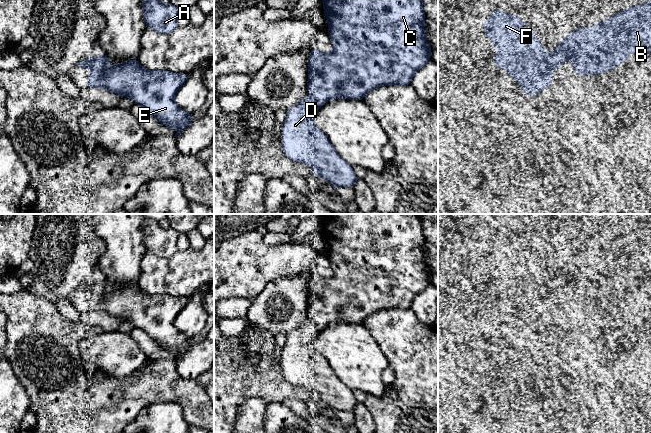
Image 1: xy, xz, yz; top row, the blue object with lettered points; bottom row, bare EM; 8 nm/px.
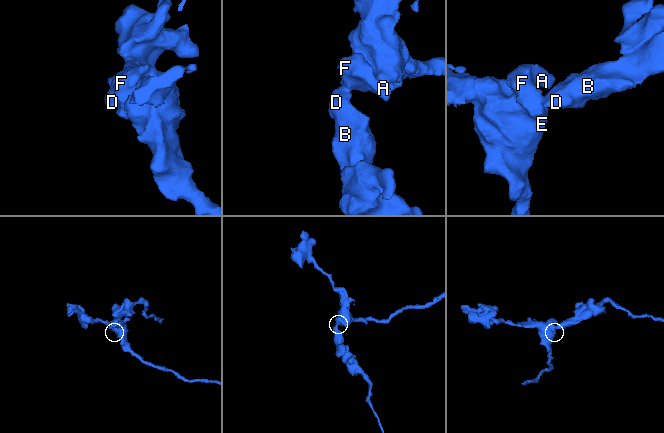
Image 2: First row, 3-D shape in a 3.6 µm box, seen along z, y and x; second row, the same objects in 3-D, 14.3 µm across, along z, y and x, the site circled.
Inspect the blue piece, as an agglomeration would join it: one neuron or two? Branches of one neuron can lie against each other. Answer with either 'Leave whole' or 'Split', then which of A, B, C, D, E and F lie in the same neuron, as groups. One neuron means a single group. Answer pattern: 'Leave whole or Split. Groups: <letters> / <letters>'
Leave whole. Groups: A B C D E F

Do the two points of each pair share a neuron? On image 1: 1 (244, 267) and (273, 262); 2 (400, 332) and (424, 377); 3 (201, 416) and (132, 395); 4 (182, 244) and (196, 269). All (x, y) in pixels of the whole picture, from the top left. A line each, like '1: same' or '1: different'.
1: same
2: same
3: same
4: different

